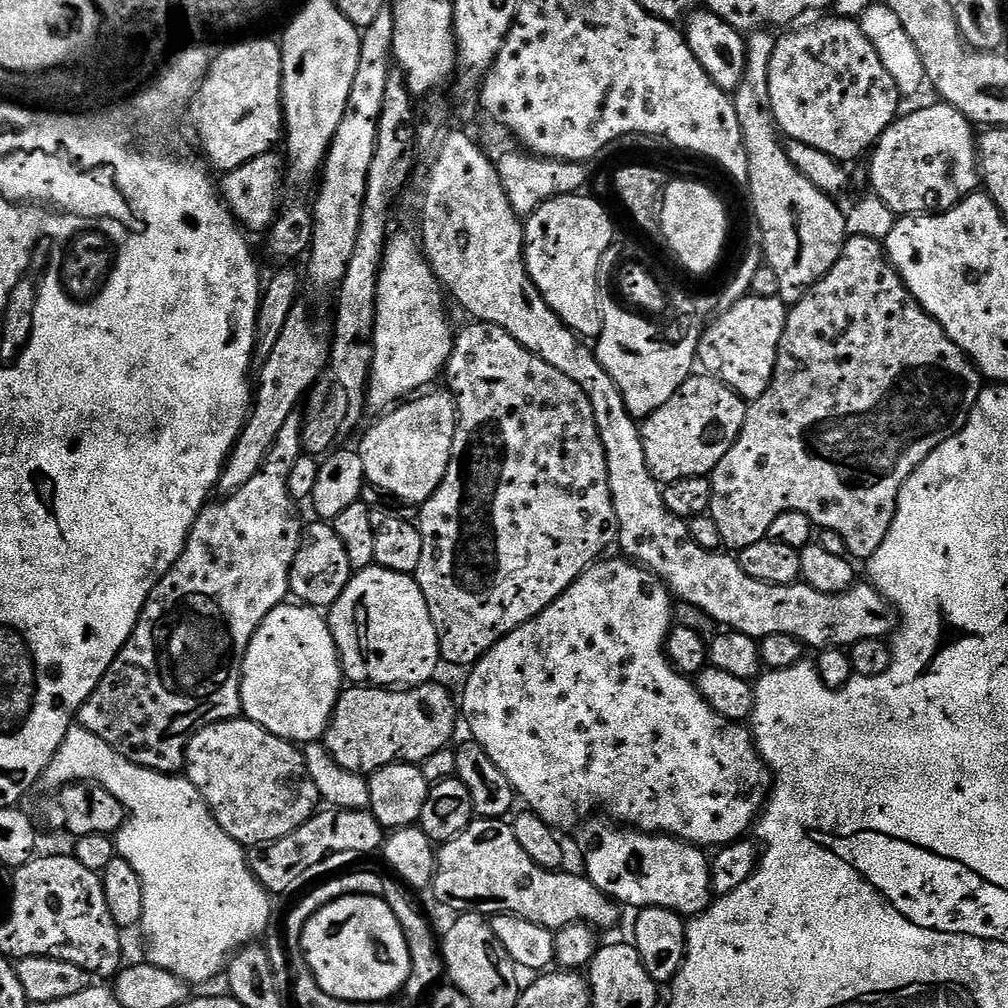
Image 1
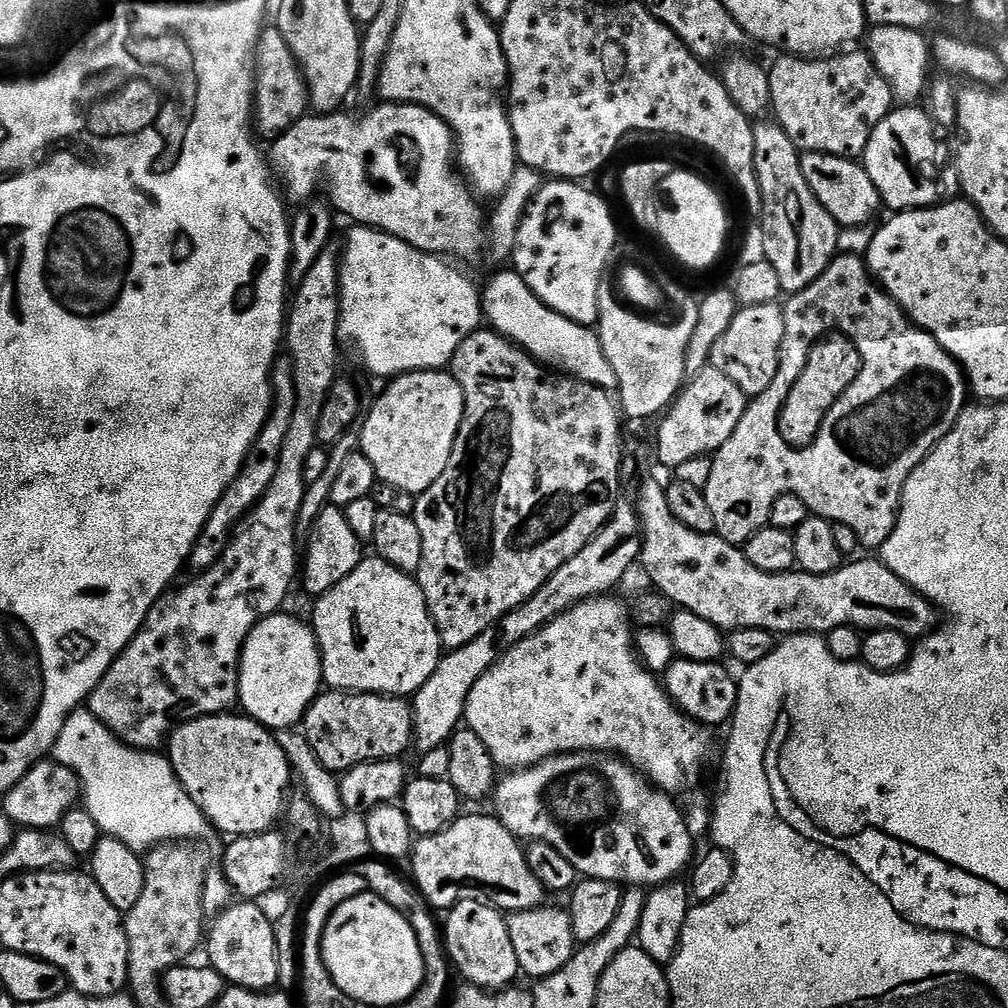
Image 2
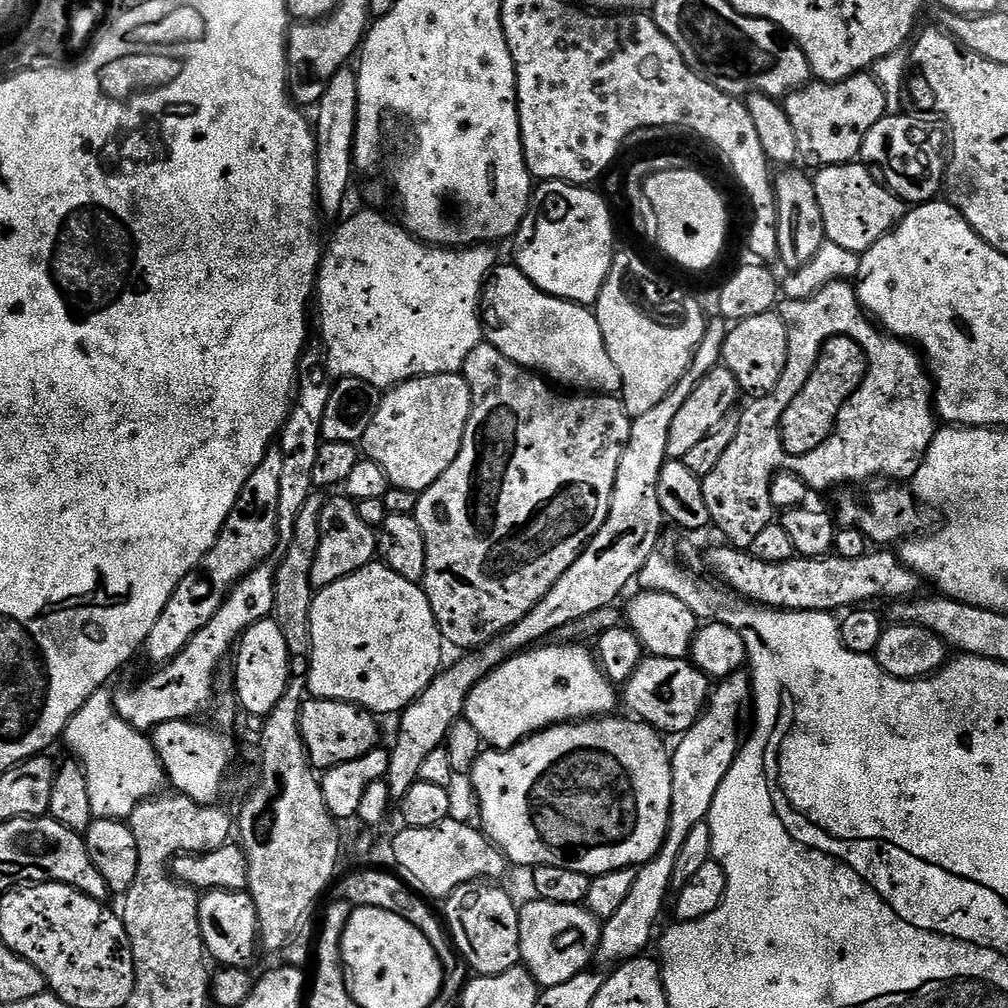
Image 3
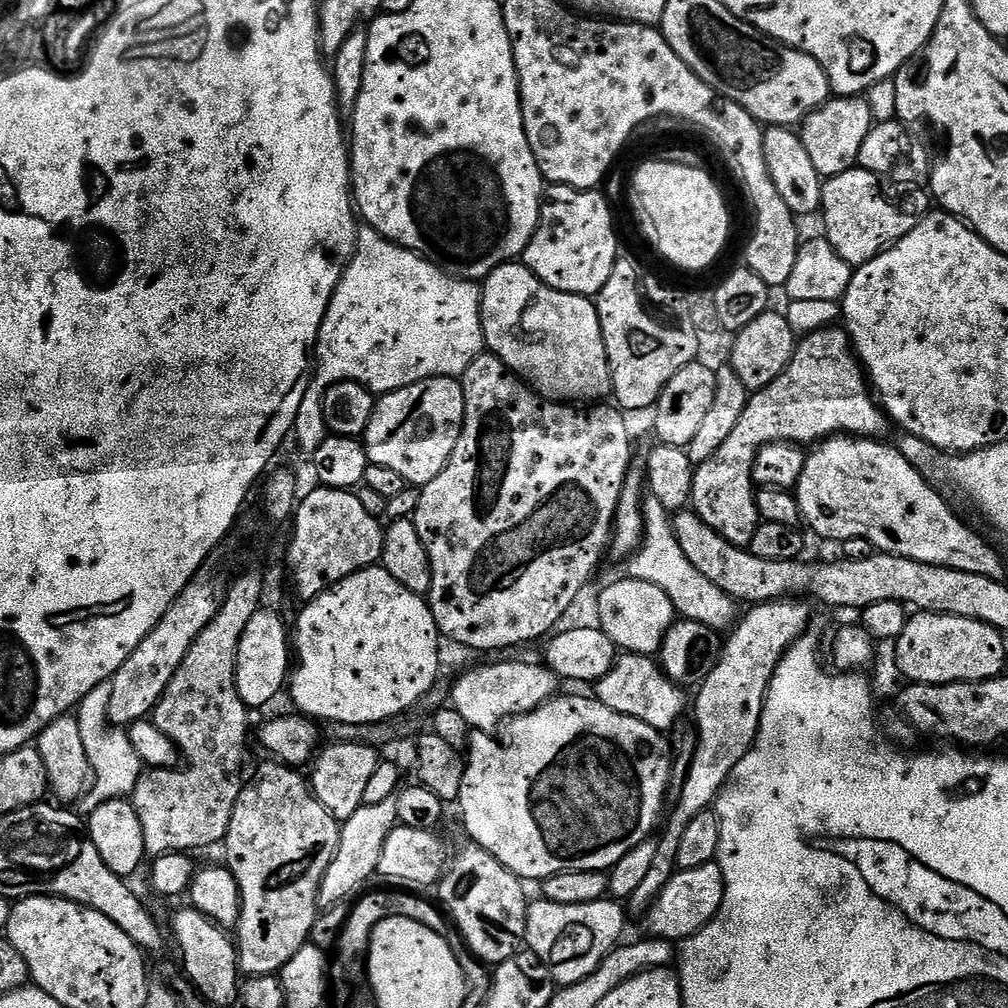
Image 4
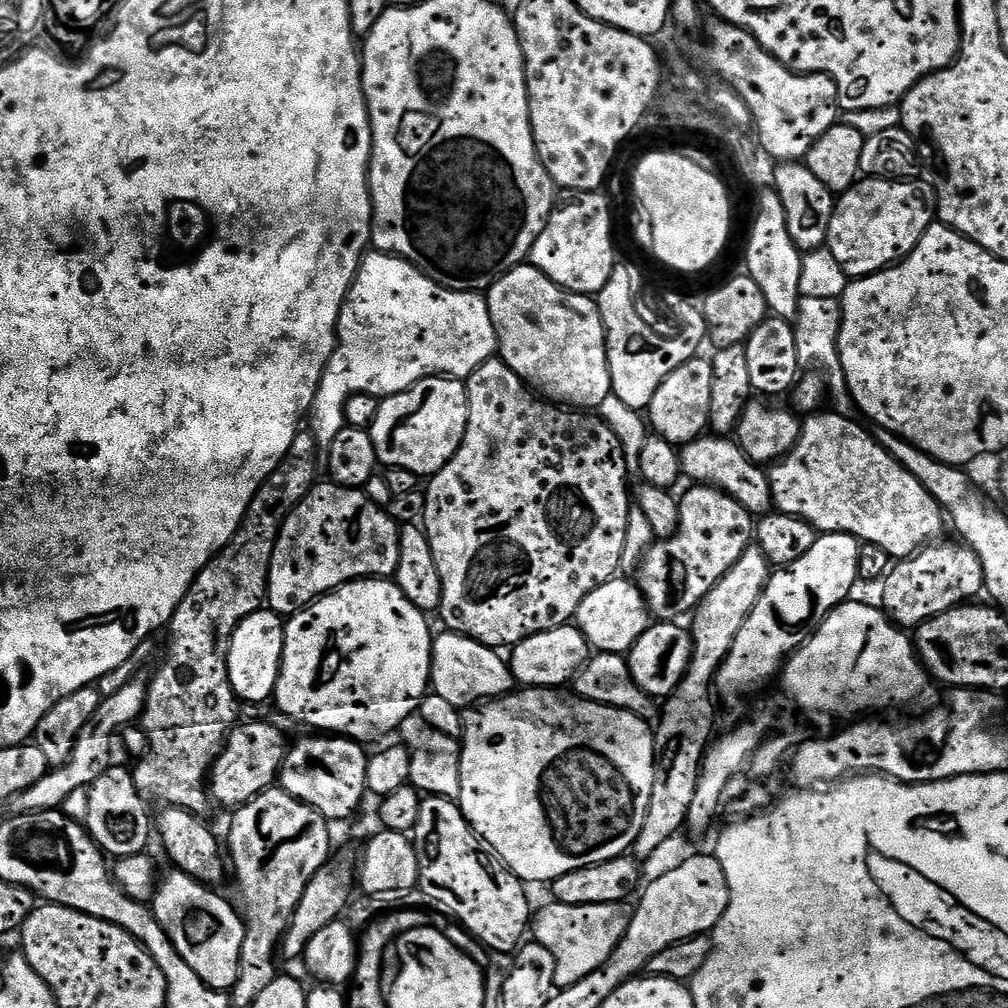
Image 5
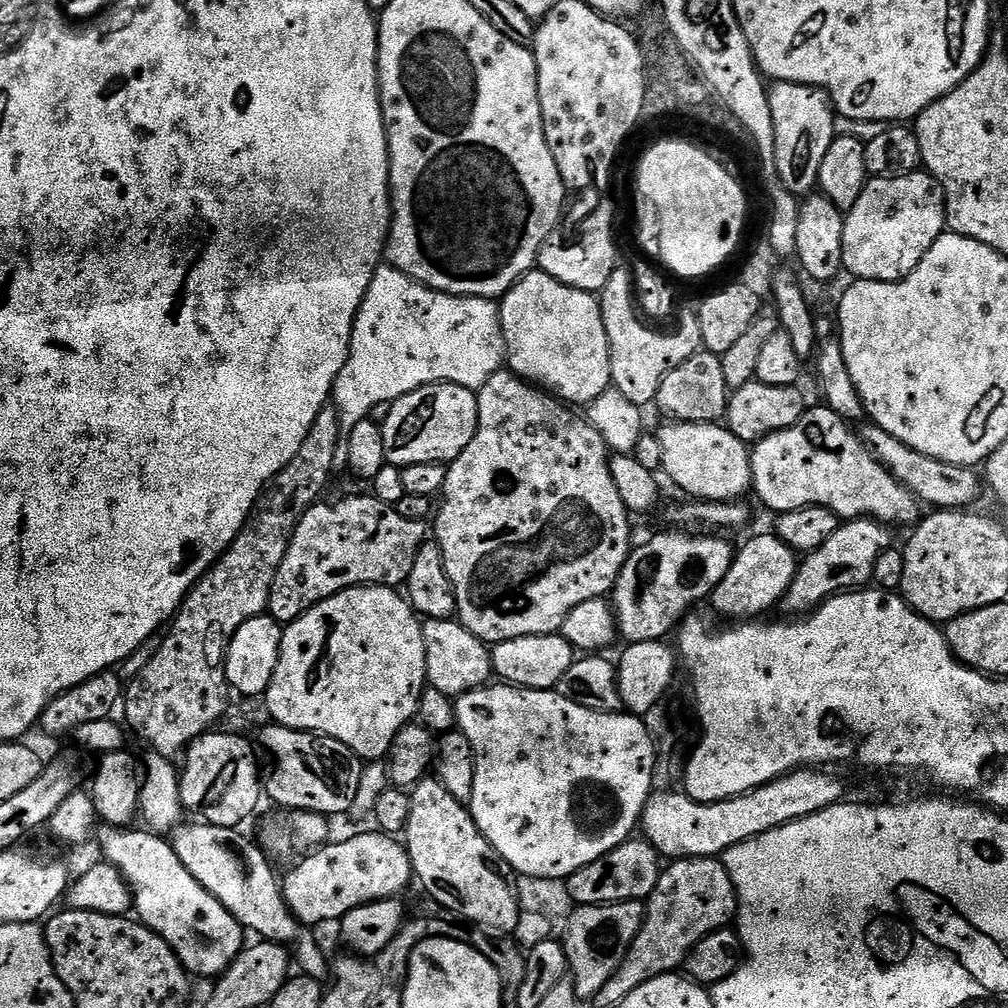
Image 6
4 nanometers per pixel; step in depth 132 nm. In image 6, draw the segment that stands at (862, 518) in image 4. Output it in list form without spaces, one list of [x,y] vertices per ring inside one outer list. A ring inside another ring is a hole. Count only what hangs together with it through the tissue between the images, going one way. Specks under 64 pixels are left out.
[[[827,406],[809,407],[802,414],[802,418],[794,422],[794,426],[757,440],[751,445],[750,455],[752,458],[752,492],[772,511],[772,514],[798,510],[806,506],[822,506],[845,521],[867,518],[879,520],[885,526],[897,526],[896,524],[912,526],[921,519],[922,508],[916,497],[907,492],[875,460],[872,451],[860,441],[859,435],[853,431],[849,422],[839,417]]]

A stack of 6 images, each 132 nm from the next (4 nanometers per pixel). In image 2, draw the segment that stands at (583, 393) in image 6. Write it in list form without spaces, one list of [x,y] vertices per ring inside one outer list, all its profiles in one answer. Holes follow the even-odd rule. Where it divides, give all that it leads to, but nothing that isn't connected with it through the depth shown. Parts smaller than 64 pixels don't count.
[[[516,271],[500,272],[488,285],[483,285],[482,316],[487,323],[488,320],[492,323],[489,324],[491,331],[517,344],[541,365],[596,388],[616,388],[616,375],[602,350],[599,335],[547,308]]]

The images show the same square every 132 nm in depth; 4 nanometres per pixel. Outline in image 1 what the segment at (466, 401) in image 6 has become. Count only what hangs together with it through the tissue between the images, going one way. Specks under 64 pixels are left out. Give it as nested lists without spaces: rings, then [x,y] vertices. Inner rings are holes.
[[[432,391],[405,399],[399,406],[385,411],[381,415],[385,416],[358,445],[365,481],[408,506],[425,504],[438,490],[442,478],[446,478],[450,466],[456,433],[456,402],[451,391]]]

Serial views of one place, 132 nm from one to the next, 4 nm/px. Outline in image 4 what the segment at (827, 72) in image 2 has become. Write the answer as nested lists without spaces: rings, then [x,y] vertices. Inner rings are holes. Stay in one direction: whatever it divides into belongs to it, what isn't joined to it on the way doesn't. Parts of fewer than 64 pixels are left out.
[[[842,96],[829,99],[827,104],[811,112],[798,135],[806,146],[806,154],[810,154],[810,162],[814,162],[814,170],[818,170],[821,178],[827,178],[857,167],[860,151],[873,127],[874,119],[867,99],[864,96]]]

